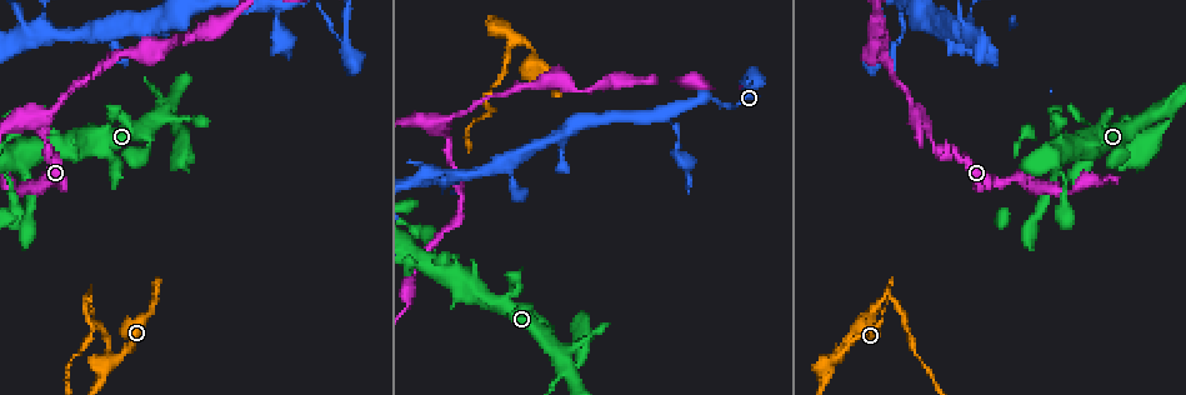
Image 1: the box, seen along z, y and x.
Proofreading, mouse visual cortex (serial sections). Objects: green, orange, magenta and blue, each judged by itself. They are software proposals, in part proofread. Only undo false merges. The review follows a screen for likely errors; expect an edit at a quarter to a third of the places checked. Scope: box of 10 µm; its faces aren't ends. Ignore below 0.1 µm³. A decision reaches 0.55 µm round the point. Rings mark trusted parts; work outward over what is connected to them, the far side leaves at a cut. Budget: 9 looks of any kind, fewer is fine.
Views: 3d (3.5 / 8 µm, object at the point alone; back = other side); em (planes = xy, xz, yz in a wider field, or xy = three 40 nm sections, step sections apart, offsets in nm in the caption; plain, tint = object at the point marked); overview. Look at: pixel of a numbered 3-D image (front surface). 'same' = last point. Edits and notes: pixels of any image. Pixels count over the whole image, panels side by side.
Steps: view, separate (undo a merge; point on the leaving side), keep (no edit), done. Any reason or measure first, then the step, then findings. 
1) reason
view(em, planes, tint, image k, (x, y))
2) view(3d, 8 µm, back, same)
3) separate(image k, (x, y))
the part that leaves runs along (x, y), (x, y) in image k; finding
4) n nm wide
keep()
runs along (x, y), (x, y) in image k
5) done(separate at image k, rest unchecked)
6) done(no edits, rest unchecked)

sharp bend
view(3d, 3.5 µm, image 1, (38, 122))

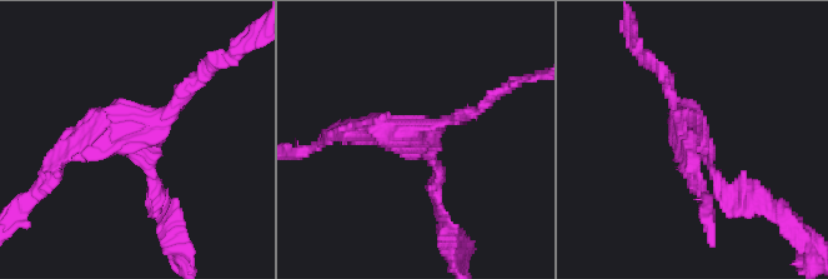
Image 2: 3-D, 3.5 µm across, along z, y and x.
keep()
all the same cell

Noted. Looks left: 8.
view(3d, 8 µm, image 1, (833, 357))

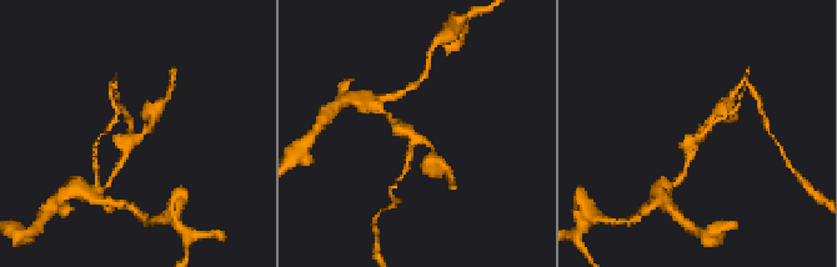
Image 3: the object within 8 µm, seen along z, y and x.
need the tissue
view(em, xy, step 3, tint, same)

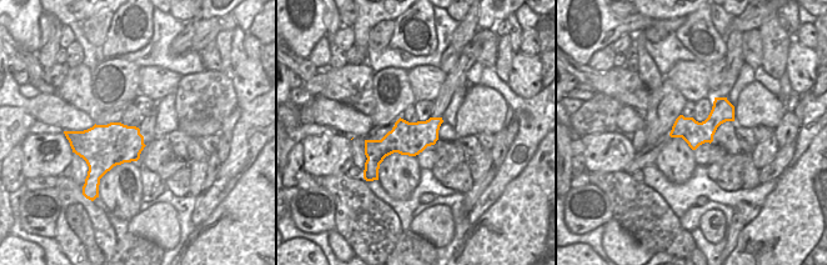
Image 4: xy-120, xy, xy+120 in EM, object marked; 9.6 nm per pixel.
keep()
runs along (155, 112), (126, 145), (121, 164) in image 3; one cell here

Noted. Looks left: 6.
view(3d, 8 µm, image 1, (89, 303))

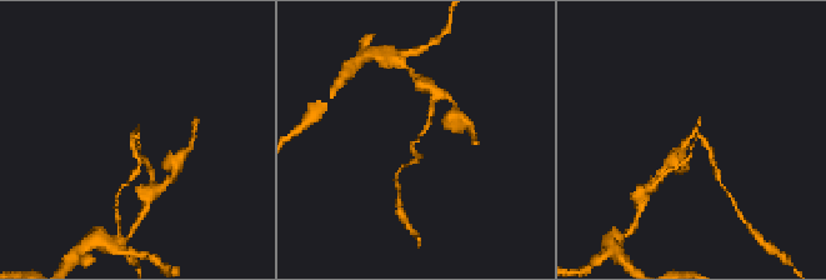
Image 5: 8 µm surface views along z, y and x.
shape alone is not enough
view(em, xy, step 5, tint, same)

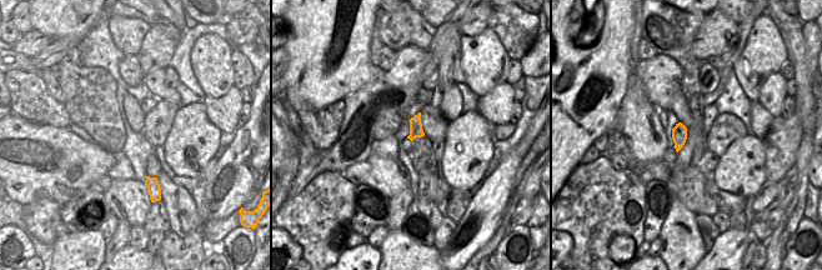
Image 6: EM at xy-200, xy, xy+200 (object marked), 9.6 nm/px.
separate(image 5, (711, 153))
the part that leaves runs along (700, 136), (711, 151), (717, 180) in image 5; a second cell is stuck on

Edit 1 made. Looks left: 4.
looks like a crossing
view(3d, 3.5 µm, image 1, (436, 176))

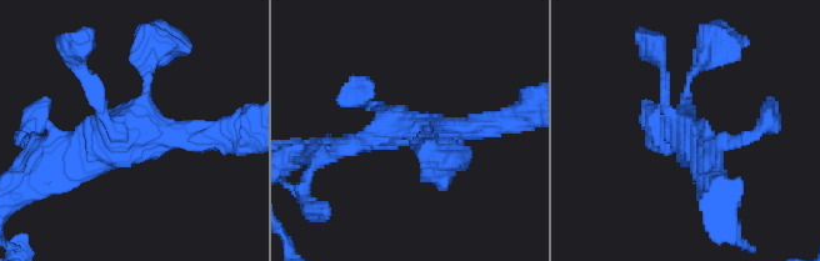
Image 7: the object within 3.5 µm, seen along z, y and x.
view(em, xy, step 2, tint, image 7, (128, 145))

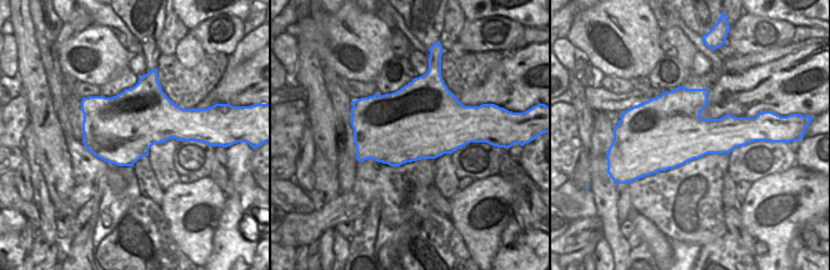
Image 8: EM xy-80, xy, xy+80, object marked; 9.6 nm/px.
arms of 150, 150, 250, 300 nm
keep()
runs along (210, 136), (64, 151), (49, 167) in image 7; one cell here

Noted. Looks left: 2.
done(separate at image 5, rest unchecked)

